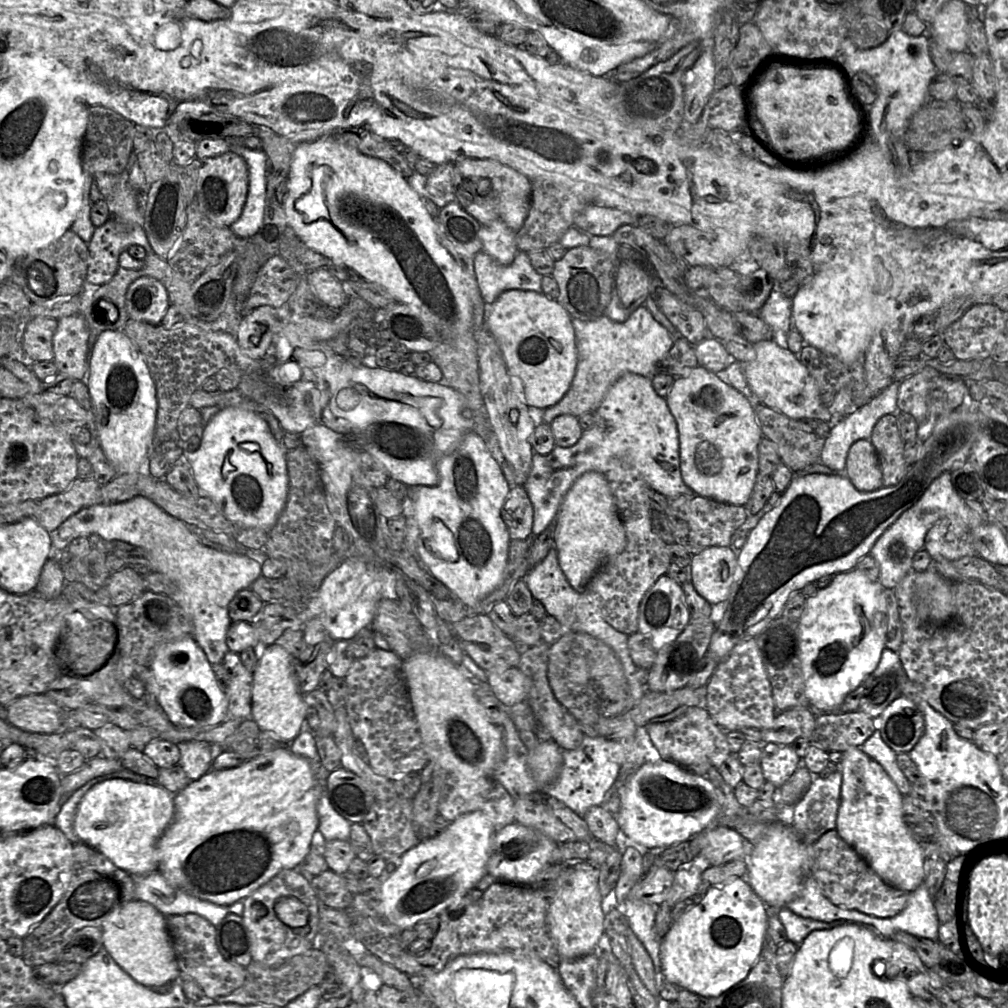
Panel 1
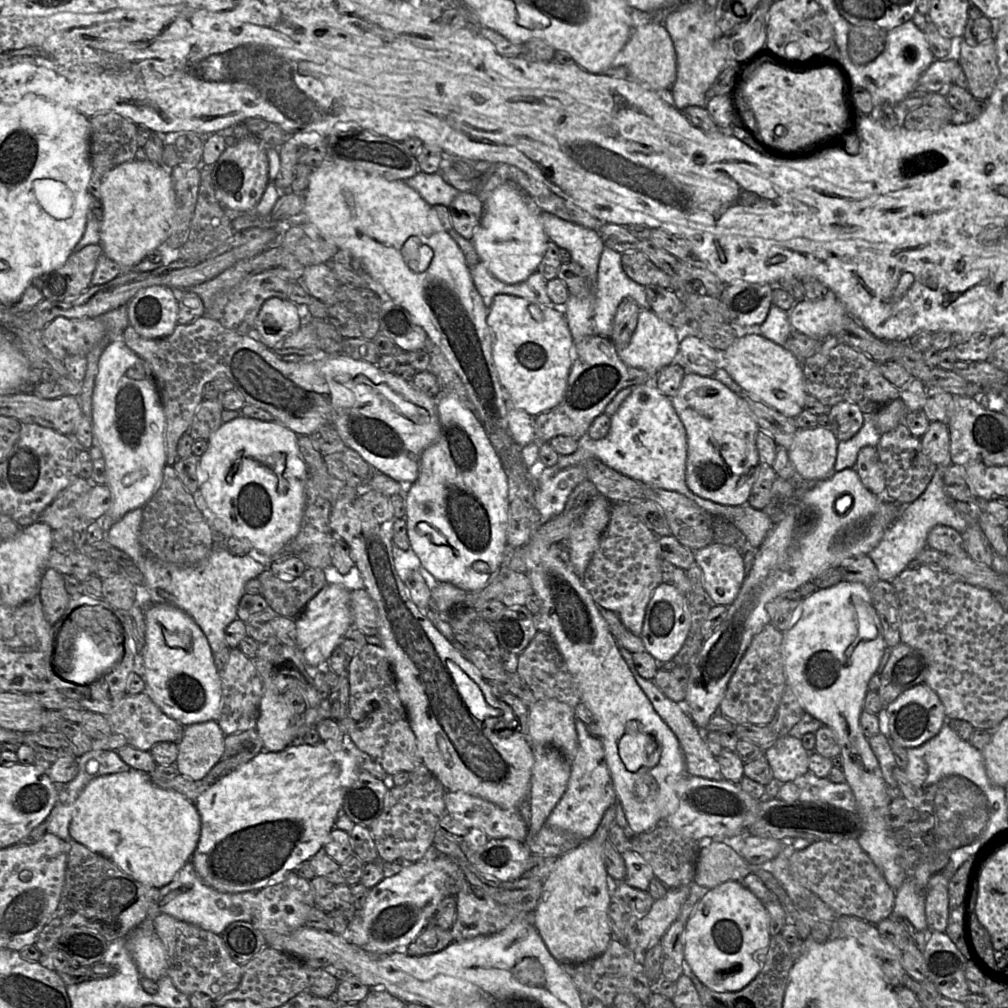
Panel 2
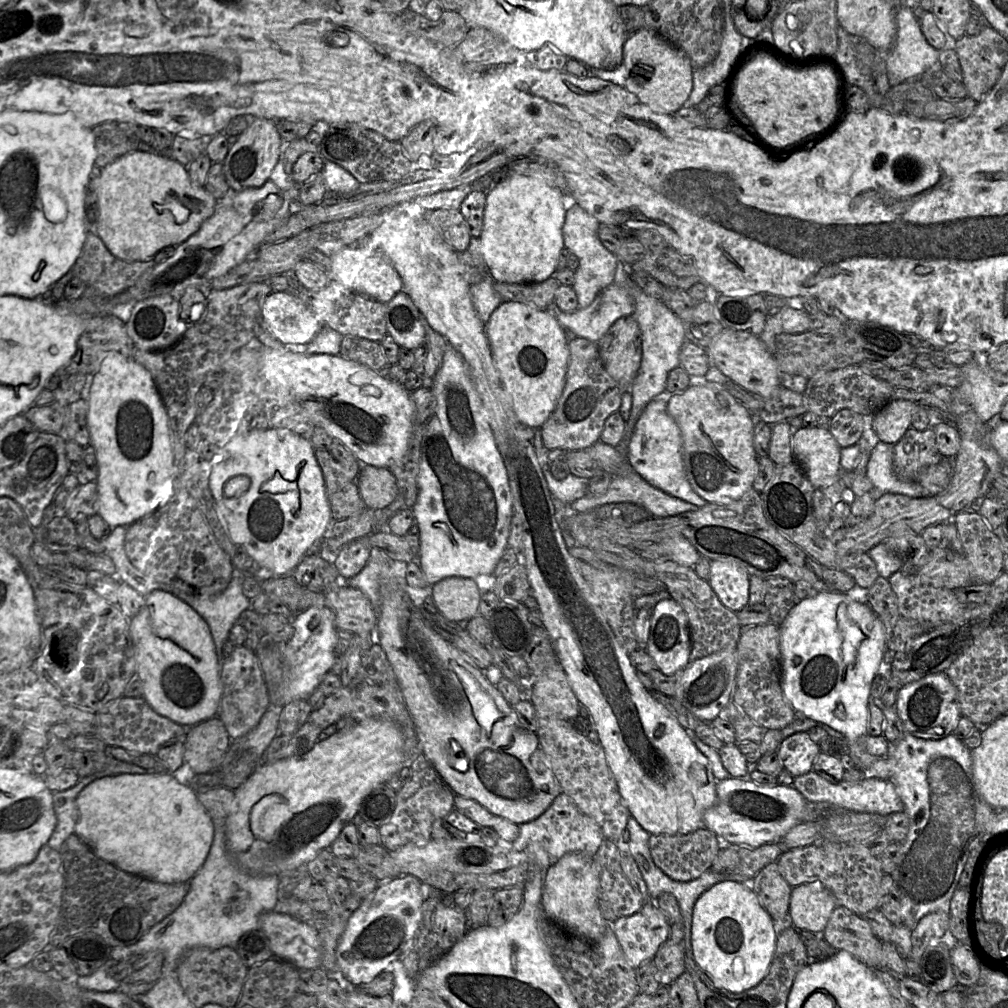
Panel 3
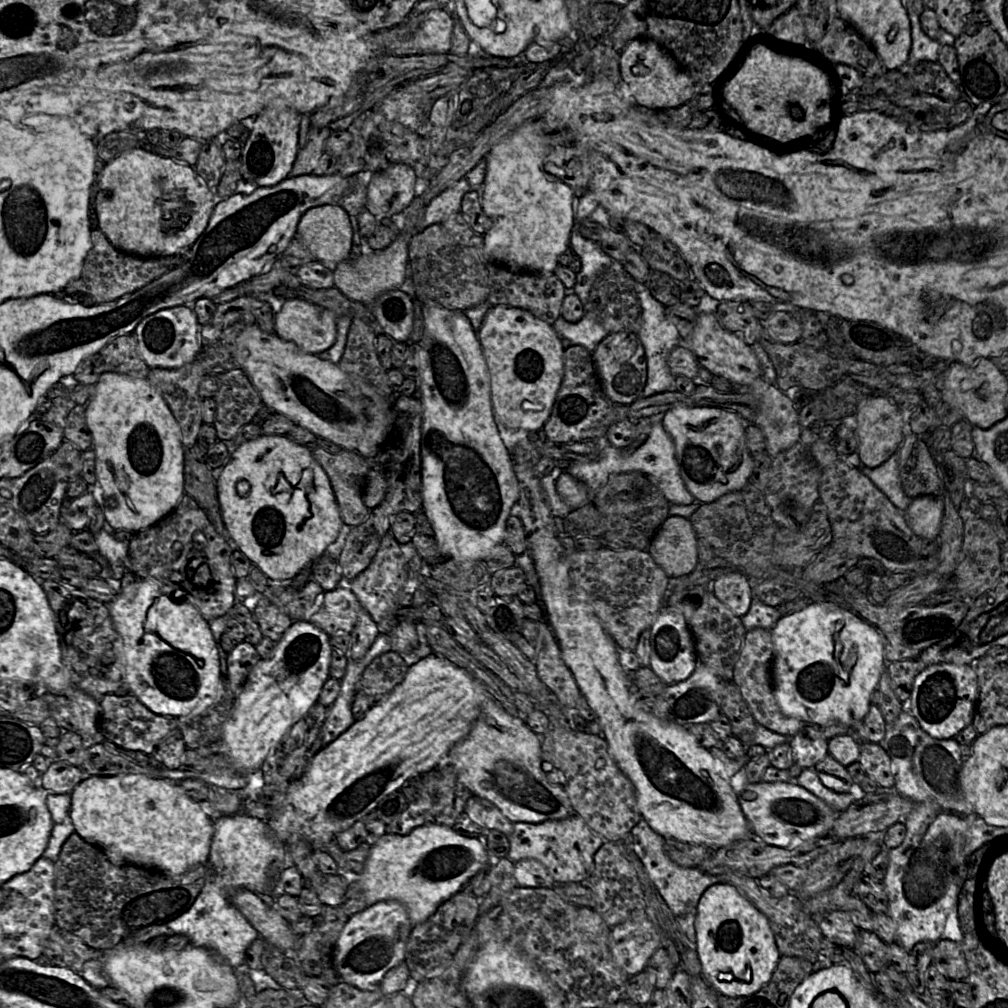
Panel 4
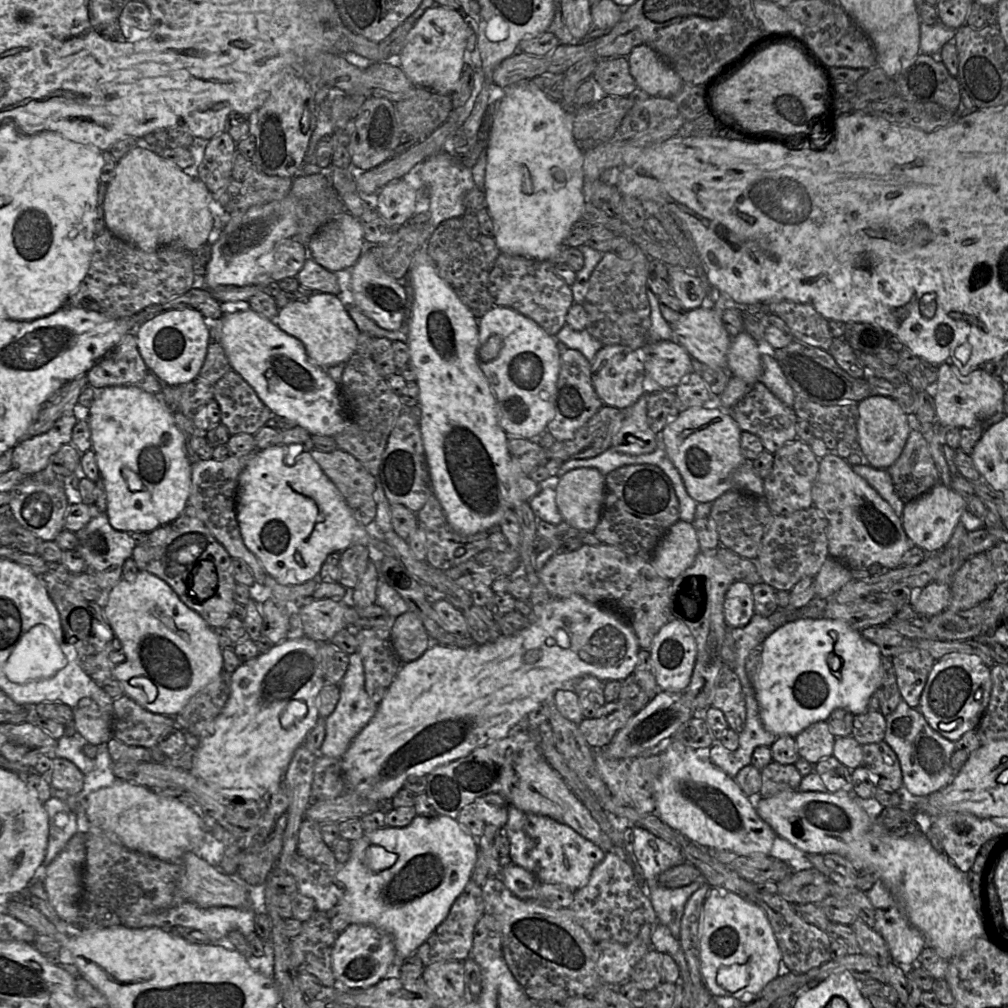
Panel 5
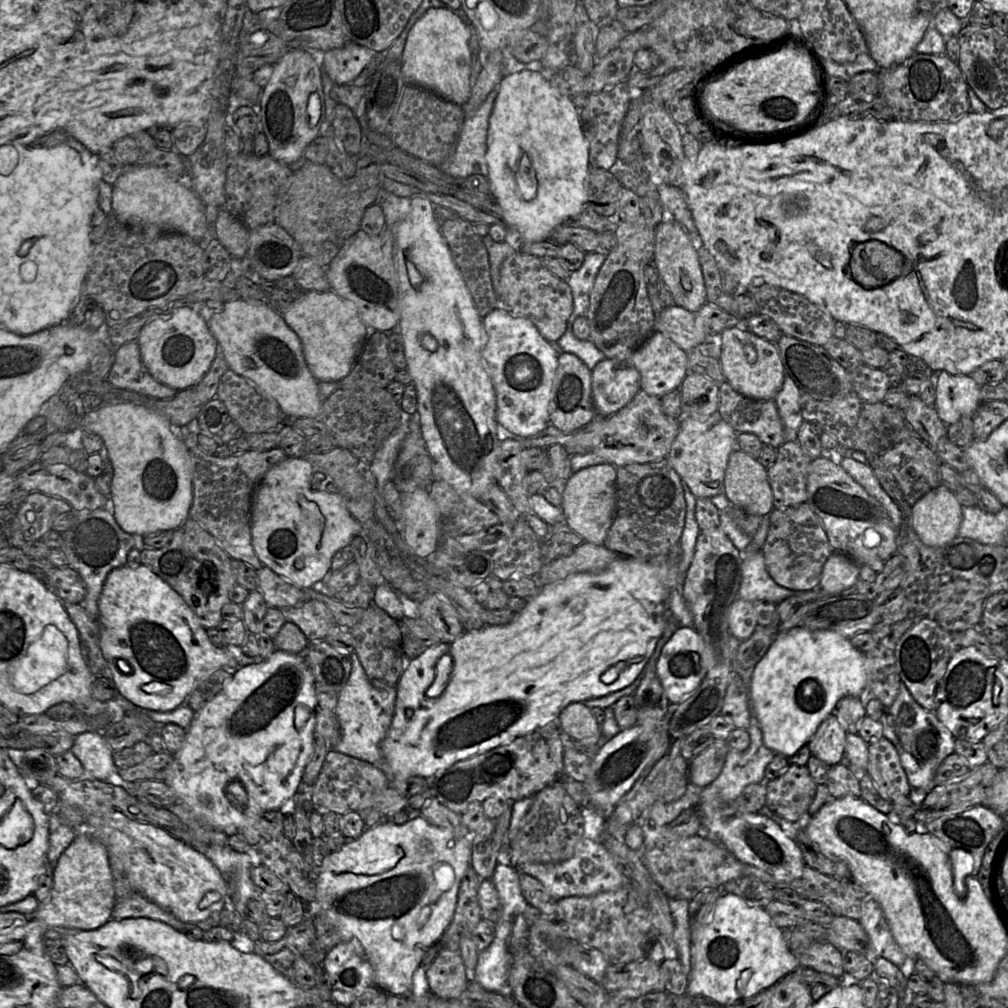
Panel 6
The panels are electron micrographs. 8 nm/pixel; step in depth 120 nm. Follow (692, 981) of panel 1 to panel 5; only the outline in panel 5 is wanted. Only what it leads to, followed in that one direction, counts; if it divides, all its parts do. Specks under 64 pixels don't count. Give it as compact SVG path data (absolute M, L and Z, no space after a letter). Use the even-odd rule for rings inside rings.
M712 887L704 902L699 944L702 978L714 997L734 997L742 1003L749 1003L771 981L783 974L781 951L764 910L724 888Z

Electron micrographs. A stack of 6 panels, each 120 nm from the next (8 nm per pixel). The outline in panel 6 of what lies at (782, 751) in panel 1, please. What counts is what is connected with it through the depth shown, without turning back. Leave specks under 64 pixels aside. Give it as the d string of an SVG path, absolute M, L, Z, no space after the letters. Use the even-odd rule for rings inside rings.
M830 714L807 743L811 755L829 766L847 763L844 755L846 734L837 717Z

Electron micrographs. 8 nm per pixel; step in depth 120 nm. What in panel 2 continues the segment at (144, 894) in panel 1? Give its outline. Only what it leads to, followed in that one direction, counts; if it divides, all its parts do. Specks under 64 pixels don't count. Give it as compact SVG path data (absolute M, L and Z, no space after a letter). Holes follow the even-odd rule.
M188 862L169 884L160 888L158 908L159 912L221 935L234 921L252 922L255 897L253 891L225 893L210 887L199 877L192 862Z

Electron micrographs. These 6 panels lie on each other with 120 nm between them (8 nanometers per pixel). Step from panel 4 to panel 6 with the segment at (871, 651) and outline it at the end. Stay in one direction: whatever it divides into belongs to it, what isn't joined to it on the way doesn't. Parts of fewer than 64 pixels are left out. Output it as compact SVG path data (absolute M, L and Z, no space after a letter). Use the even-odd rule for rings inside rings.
M797 626L786 632L779 632L769 647L763 658L754 666L752 680L749 688L749 699L752 710L758 720L763 735L764 745L774 753L787 757L792 757L803 745L807 744L812 735L822 722L832 714L837 703L844 697L860 697L863 694L867 683L867 673L865 669L865 654L853 647L850 640L832 630L810 630L802 626Z

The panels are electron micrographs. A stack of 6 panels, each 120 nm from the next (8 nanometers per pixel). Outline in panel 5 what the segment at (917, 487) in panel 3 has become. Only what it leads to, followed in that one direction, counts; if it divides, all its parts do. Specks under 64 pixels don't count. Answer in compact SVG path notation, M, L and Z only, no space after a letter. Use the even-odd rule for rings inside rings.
M870 464L853 465L852 468L889 503L894 512L901 518L905 503L897 495L888 470L874 468Z

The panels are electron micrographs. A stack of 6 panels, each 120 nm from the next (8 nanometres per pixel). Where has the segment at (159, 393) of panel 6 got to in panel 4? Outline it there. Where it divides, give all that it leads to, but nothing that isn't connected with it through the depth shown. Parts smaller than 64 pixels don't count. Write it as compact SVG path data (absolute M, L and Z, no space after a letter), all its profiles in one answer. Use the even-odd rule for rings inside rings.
M127 334L115 338L98 353L84 359L73 376L81 384L95 385L105 372L147 379L149 370L139 355L134 334Z

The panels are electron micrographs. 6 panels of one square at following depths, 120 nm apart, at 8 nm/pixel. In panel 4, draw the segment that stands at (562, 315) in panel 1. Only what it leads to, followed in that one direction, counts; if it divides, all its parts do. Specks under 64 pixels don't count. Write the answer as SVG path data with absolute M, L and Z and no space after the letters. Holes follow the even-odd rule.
M496 305L486 314L478 332L478 339L490 375L491 405L495 423L500 421L512 430L524 429L528 432L542 430L550 417L564 375L564 349L553 326L524 309Z

